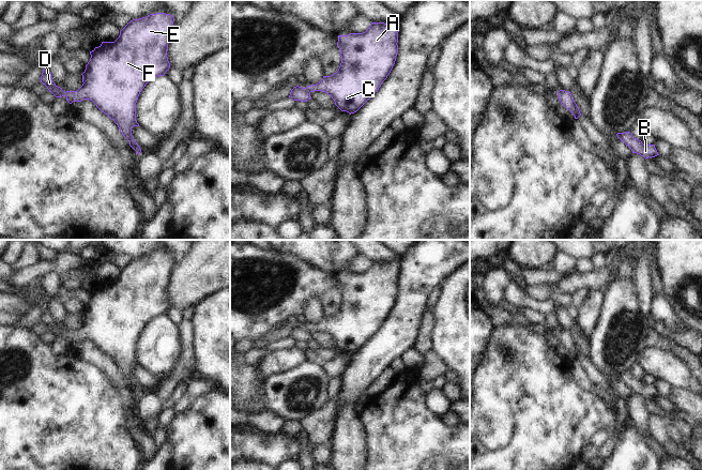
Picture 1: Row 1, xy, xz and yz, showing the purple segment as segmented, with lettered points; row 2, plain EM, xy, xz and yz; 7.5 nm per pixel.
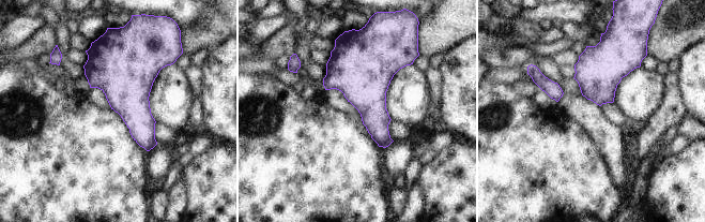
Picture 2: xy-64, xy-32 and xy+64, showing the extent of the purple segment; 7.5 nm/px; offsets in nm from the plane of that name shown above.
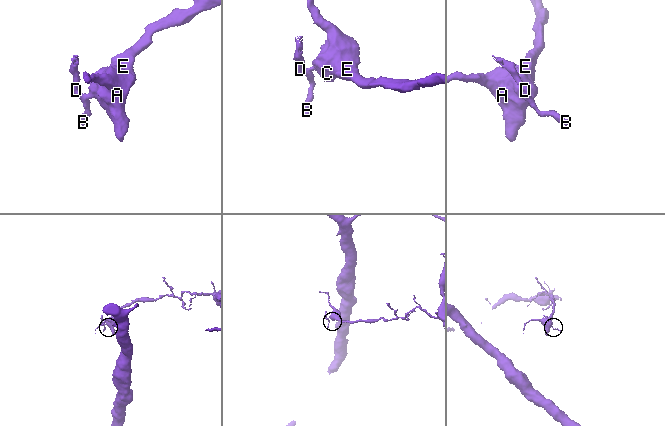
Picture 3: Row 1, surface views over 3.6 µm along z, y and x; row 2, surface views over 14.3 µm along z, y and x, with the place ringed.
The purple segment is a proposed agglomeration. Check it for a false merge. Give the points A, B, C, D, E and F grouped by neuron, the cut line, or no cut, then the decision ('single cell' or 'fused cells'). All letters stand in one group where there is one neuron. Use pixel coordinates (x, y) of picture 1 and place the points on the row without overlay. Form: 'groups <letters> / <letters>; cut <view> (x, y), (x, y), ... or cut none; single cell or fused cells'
groups A C E F / B D; cut xz (304, 328), (309, 332); fused cells

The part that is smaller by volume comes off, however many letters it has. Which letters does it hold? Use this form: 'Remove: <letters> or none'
Remove: B, D

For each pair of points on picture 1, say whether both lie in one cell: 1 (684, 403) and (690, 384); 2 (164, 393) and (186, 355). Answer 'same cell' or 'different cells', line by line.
1: different cells
2: same cell

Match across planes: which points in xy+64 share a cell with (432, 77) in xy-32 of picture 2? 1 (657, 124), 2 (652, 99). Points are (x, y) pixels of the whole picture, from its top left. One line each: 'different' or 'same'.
1: same
2: different

